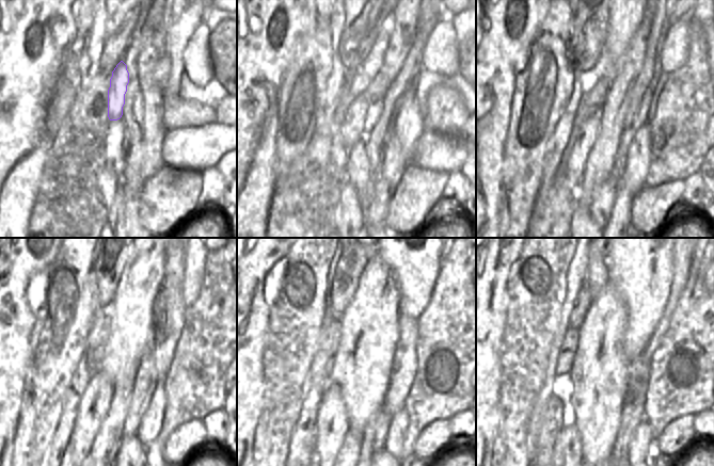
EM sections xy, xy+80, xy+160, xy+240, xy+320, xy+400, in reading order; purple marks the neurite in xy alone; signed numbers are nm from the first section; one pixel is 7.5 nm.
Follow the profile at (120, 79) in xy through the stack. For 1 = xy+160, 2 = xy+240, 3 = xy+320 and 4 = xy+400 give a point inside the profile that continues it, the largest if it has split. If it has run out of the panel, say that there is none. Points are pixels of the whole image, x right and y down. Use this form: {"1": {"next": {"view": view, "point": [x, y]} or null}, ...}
{"1": {"next": {"view": "xy+160", "point": [583, 138]}}, "2": {"next": {"view": "xy+240", "point": [94, 405]}}, "3": {"next": {"view": "xy+320", "point": [332, 421]}}, "4": {"next": {"view": "xy+400", "point": [573, 451]}}}

